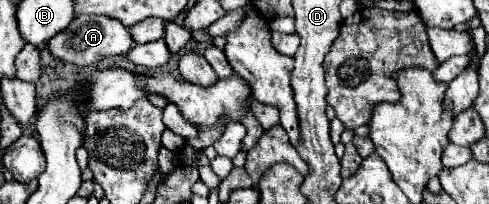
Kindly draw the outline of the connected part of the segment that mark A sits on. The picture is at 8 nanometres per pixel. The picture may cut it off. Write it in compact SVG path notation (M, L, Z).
M76 16L70 26L64 32L58 32L50 42L48 48L54 56L76 64L76 66L88 66L96 64L98 60L104 60L108 56L120 56L134 48L134 40L130 30L114 18L108 16Z

